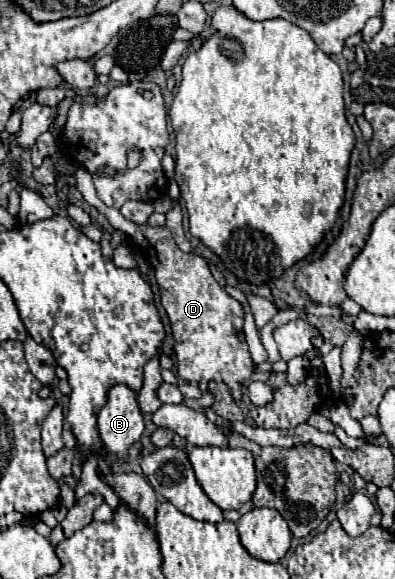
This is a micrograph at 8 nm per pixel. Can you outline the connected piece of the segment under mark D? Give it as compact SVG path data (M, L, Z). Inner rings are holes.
M77 170L77 188L83 198L95 206L113 228L123 230L133 242L145 252L149 262L155 268L155 278L161 288L161 304L169 316L171 330L175 336L175 354L177 354L177 368L179 376L187 382L195 384L209 384L209 382L225 382L231 398L241 400L243 382L253 374L253 360L249 354L249 346L243 336L243 322L245 322L245 308L233 296L225 292L213 278L207 262L197 254L185 254L177 248L169 228L149 226L149 224L133 224L125 220L117 208L107 208L93 186L93 178L87 170Z

